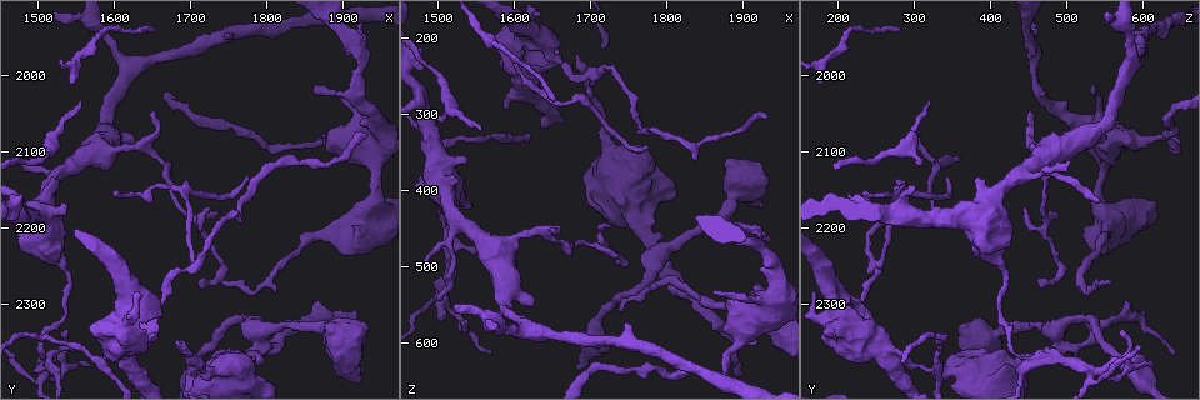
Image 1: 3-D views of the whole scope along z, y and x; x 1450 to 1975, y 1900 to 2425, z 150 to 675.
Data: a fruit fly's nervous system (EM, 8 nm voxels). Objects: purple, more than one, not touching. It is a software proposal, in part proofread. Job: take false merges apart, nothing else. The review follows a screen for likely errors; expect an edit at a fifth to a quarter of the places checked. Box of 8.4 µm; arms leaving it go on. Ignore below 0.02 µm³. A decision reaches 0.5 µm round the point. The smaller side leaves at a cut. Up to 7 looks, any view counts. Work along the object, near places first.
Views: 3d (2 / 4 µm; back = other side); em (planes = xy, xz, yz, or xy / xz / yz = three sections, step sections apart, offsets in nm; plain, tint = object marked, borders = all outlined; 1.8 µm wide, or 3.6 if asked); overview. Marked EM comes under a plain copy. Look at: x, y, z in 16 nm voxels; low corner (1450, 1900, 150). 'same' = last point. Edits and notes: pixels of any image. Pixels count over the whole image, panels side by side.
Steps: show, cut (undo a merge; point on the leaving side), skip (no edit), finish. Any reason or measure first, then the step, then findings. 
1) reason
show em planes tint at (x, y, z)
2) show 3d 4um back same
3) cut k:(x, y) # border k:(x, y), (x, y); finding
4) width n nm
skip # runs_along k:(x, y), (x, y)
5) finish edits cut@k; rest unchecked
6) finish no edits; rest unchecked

abrupt turn
show 3d 4um at (1785, 2335, 490)

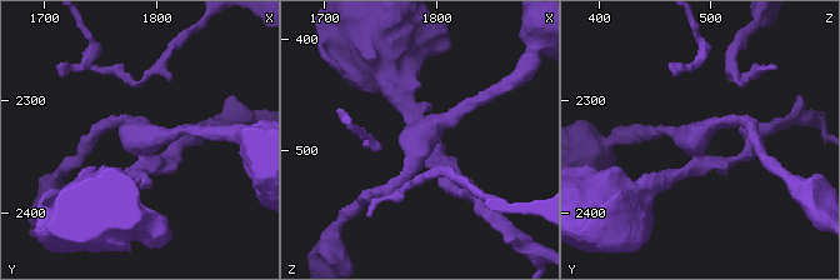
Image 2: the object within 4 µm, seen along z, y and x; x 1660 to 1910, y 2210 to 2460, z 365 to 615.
show em planes tint at (1788, 2334, 488)

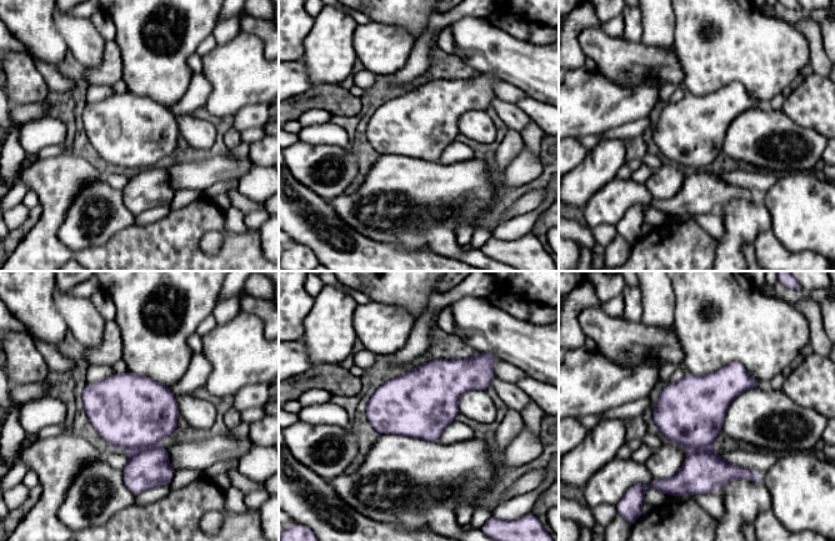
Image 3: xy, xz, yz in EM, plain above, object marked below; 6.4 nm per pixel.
width 440 nm
cut 3:(134, 412) # a second cell is stuck on

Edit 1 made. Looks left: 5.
thin neck
show em planes tint at (1925, 1985, 460)

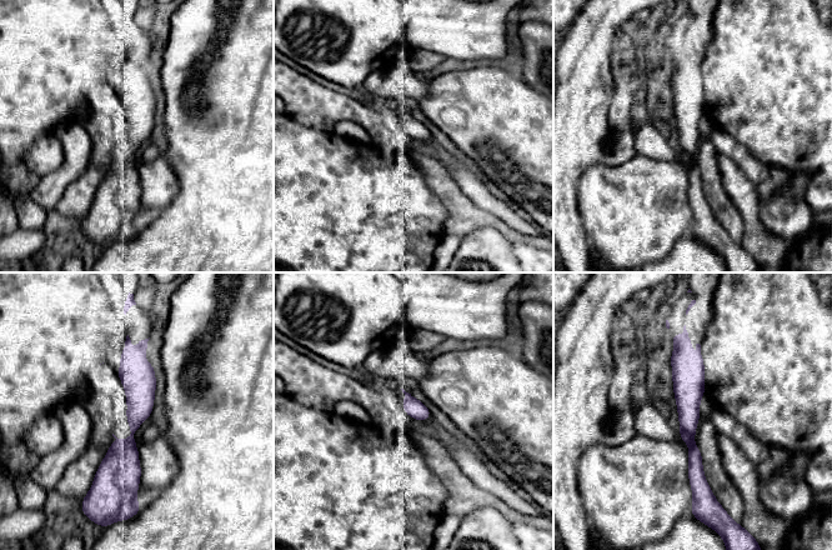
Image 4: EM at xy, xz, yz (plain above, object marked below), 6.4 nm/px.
skip # runs_along 4:(680, 339), (700, 488); one cell here

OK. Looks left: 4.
three-way junction
show em 3.6um planes tint at (1510, 2375, 455)

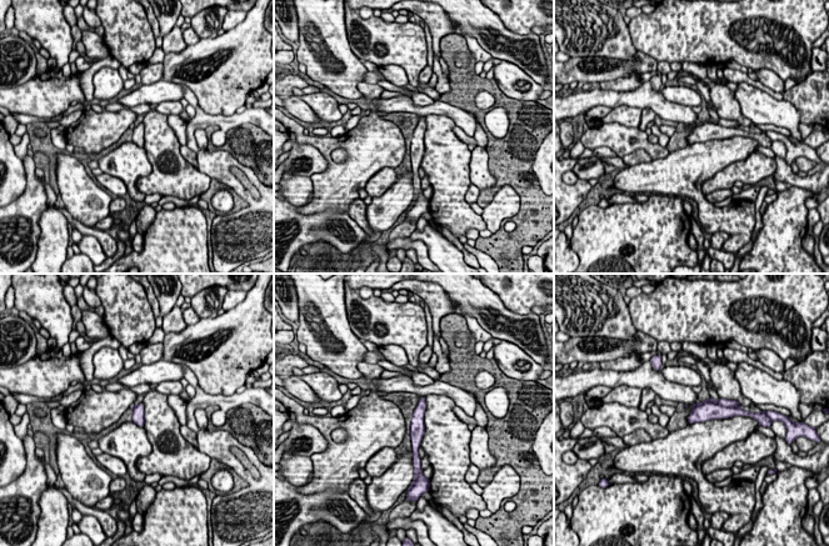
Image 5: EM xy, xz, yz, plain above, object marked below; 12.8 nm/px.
cut 5:(707, 411) # border 5:(737, 407), (703, 402), (692, 410); a second cell is stuck on

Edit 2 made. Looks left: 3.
finish edits cut@3, cut@5; rest unchecked

